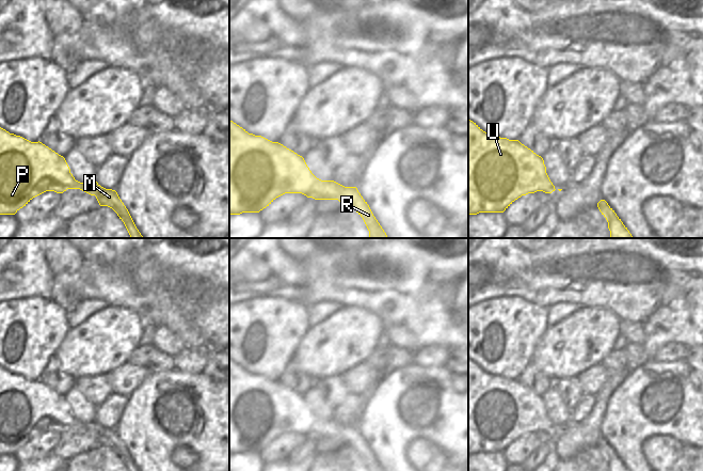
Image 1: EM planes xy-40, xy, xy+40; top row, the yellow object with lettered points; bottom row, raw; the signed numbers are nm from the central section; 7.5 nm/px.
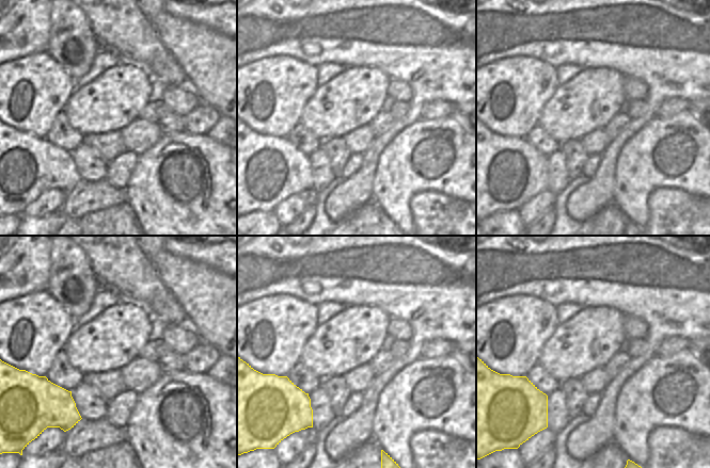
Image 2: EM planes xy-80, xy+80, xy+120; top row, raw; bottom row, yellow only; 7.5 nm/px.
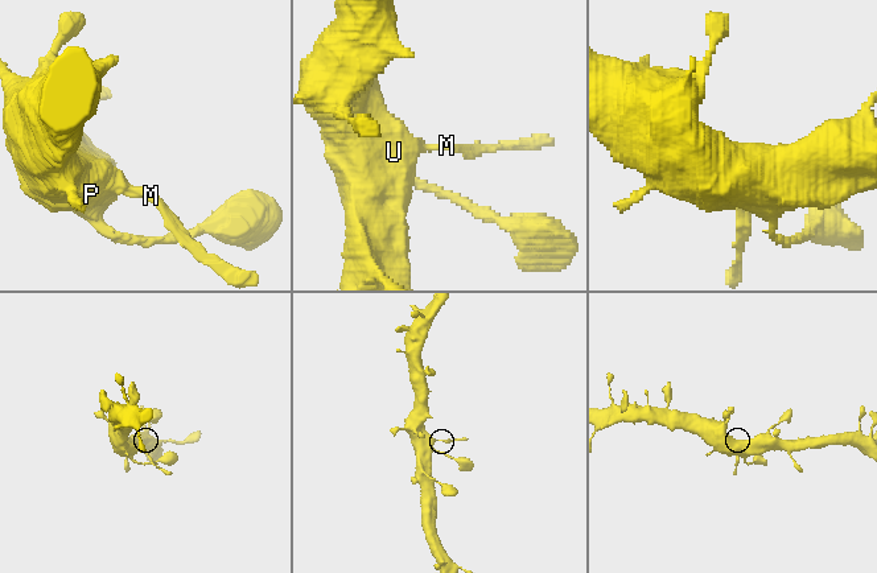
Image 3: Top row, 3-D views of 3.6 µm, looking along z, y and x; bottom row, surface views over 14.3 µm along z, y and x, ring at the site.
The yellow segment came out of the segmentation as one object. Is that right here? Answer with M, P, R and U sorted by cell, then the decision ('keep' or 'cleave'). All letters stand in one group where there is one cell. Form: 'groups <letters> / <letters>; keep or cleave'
groups M P R U; keep

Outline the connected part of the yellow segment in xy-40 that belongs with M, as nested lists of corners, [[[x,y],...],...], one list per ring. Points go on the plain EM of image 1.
[[[0,366],[0,454],[15,454],[33,437],[46,430],[63,433],[67,428],[80,428],[95,435],[100,445],[108,445],[117,453],[128,471],[139,471],[115,429],[106,428],[96,420],[93,422],[76,420],[63,395],[39,380],[31,381]]]

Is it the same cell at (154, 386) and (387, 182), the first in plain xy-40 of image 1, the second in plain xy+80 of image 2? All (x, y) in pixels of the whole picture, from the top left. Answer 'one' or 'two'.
one

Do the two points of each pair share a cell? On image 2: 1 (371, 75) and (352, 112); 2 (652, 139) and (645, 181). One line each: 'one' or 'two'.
1: one
2: one

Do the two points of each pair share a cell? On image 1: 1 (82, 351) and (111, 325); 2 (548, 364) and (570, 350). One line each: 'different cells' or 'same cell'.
1: same cell
2: same cell

